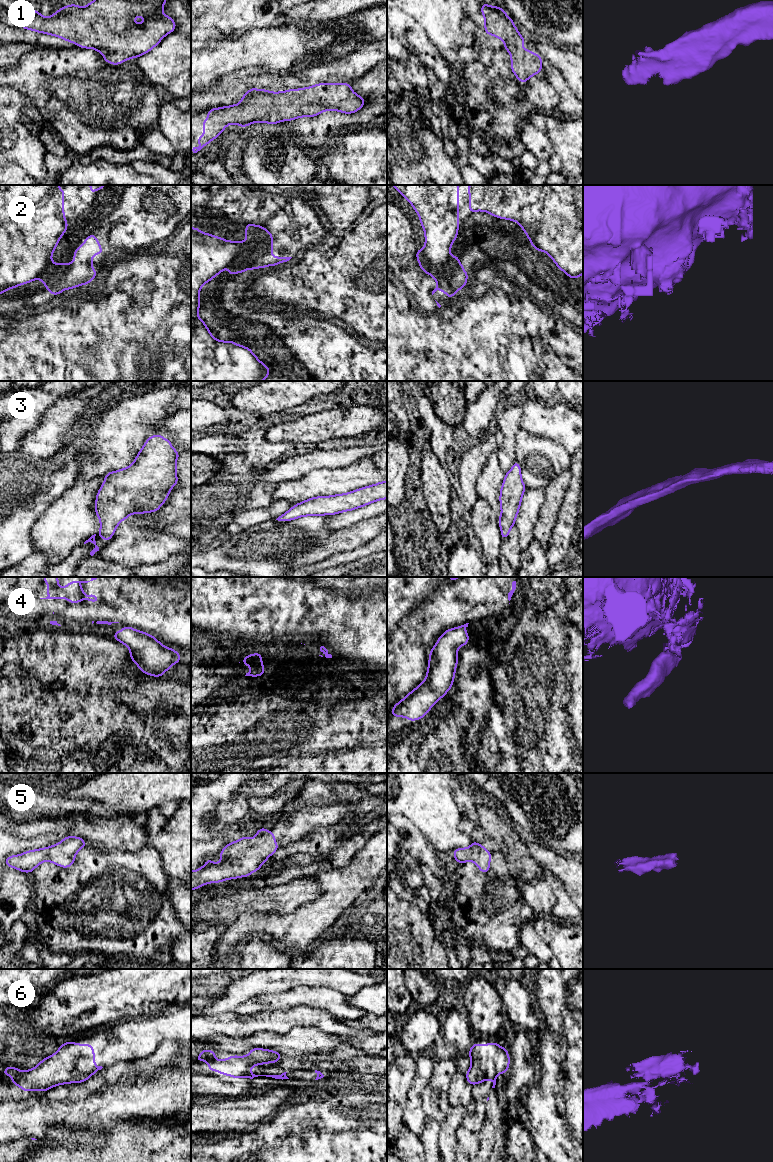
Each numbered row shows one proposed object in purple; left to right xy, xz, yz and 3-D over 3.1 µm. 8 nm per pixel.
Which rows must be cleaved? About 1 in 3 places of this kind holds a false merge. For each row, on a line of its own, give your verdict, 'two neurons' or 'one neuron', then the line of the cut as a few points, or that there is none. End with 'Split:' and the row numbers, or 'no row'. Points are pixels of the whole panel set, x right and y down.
1: one neuron; no cut
2: one neuron; no cut
3: one neuron; no cut
4: two neurons; cut in yz along (459, 626), (462, 627)
5: one neuron; no cut
6: two neurons; cut in yz along (494, 1077), (491, 1079)
Split: 4, 6

